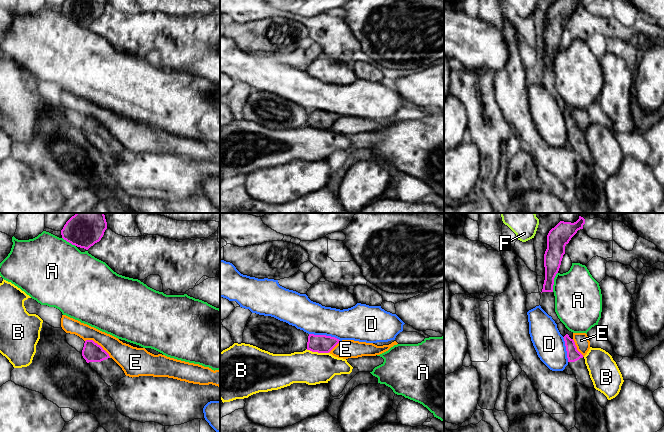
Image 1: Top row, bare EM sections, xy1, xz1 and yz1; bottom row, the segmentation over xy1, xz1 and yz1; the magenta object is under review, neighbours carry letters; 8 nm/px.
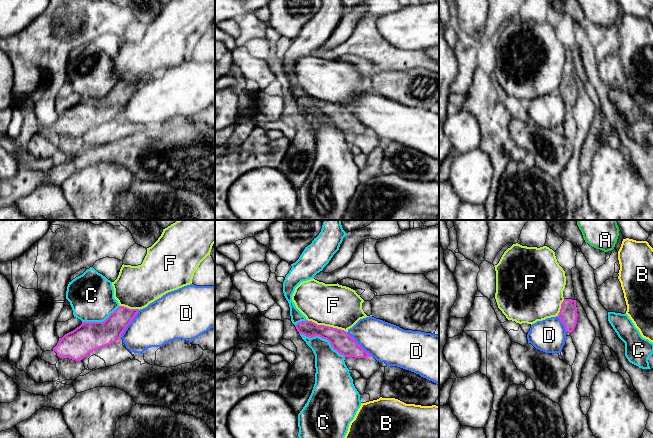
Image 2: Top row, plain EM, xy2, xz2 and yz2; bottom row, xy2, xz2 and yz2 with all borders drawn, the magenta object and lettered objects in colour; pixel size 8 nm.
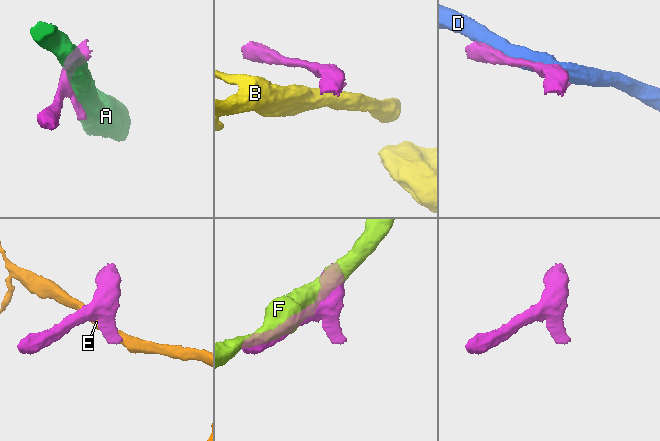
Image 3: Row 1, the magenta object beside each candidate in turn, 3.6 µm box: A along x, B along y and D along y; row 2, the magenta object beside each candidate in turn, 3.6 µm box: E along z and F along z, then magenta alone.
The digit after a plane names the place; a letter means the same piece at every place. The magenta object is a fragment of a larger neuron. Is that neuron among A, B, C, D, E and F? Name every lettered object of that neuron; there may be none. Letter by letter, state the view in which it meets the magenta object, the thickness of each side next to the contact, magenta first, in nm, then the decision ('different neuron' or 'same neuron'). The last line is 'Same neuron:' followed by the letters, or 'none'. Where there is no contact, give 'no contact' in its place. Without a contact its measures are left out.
A: meets magenta in yz1; 150 nm thick on the magenta side, 380 nm on the other; different neuron
B: meets magenta in xz1; 140 nm thick on the magenta side, 260 nm on the other; different neuron
C: meets magenta in xz2; 170 nm thick on the magenta side, 240 nm on the other; different neuron
D: meets magenta in xz1; 140 nm thick on the magenta side, 260 nm on the other; different neuron
E: meets magenta in xy1; 160 nm thick on the magenta side, 190 nm on the other; different neuron
F: meets magenta in xz2; 170 nm thick on the magenta side, 340 nm on the other; different neuron
Same neuron: none

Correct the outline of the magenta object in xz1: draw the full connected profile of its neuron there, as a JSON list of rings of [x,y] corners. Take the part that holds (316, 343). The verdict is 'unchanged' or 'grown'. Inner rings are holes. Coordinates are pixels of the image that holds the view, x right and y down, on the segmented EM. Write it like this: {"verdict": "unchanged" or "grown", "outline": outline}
{"verdict": "unchanged", "outline": [[[309,334],[307,350],[318,353],[329,353],[339,342],[340,340],[335,337]]]}

